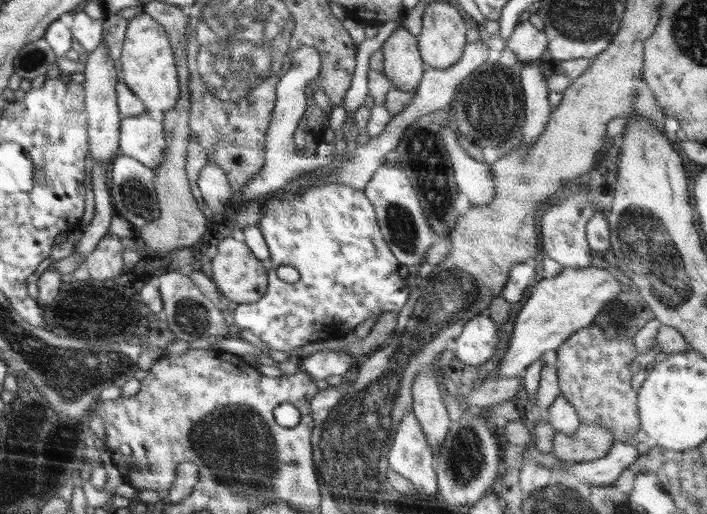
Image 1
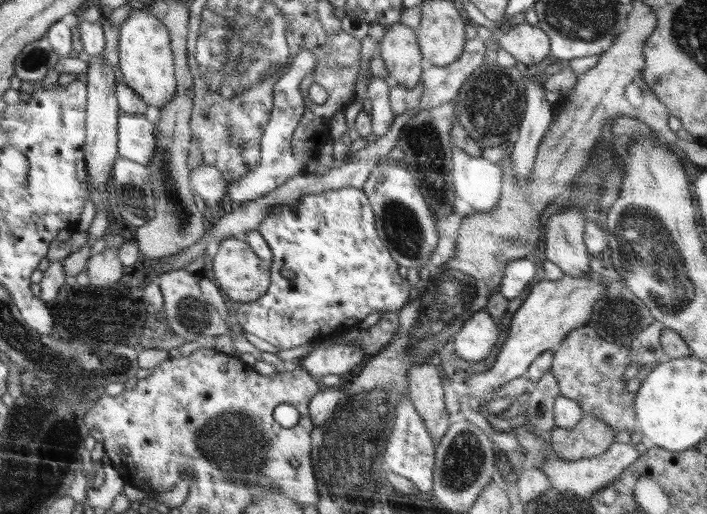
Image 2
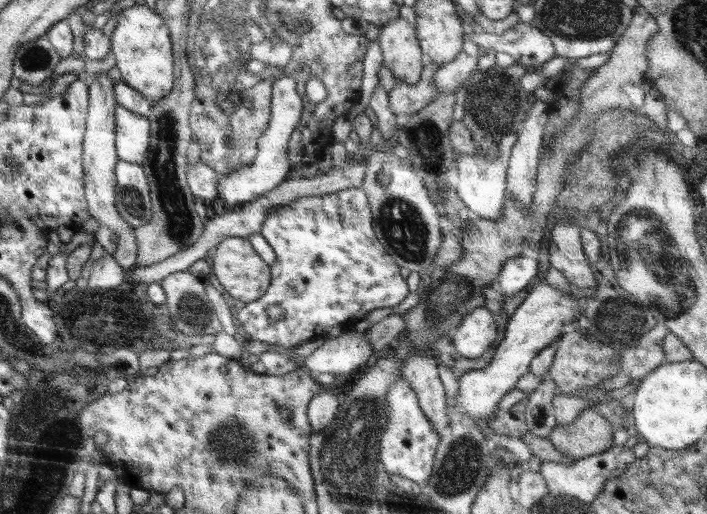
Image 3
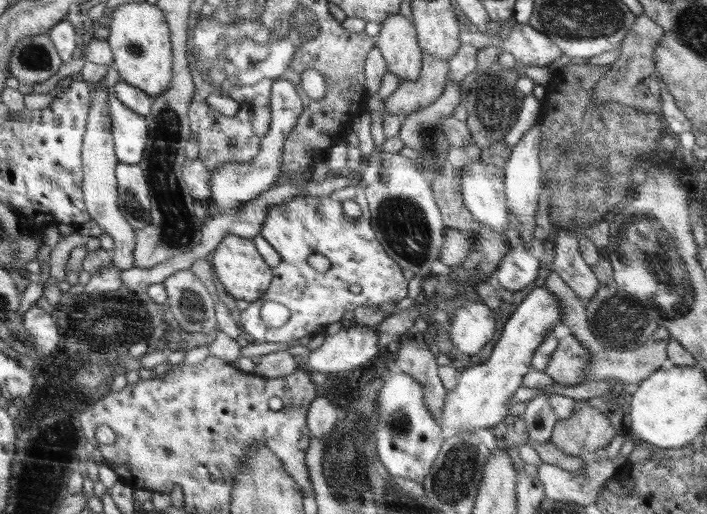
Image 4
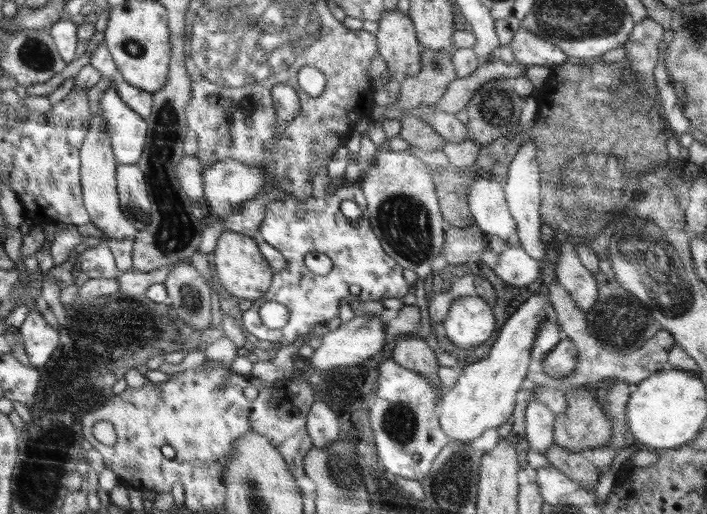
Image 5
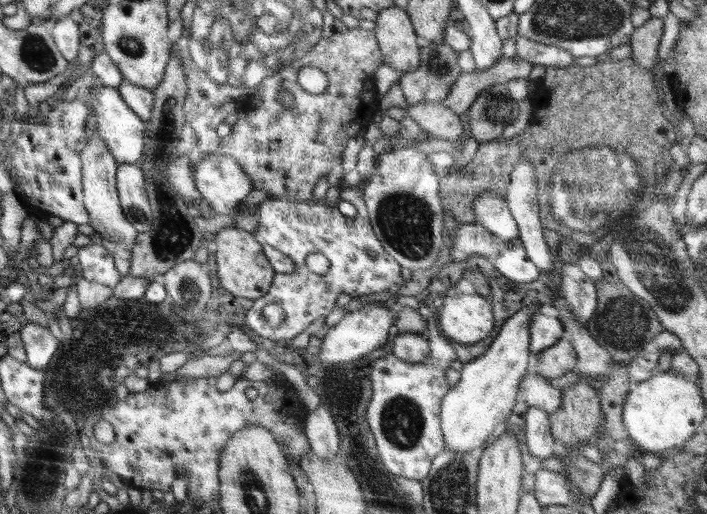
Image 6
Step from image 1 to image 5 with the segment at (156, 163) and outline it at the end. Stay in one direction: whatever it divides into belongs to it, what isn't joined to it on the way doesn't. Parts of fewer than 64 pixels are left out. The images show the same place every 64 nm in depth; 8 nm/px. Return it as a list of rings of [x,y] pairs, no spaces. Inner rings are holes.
[[[114,86],[104,91],[99,108],[107,122],[106,132],[111,138],[118,164],[137,164],[148,135],[146,118],[136,114],[136,111],[120,98]]]

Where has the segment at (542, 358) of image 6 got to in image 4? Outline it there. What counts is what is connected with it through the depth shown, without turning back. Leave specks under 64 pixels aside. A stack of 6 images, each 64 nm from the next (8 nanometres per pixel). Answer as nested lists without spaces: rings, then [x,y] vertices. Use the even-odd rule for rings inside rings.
[[[567,335],[557,344],[544,372],[554,383],[576,386],[582,383],[589,360],[591,356],[585,346],[574,335]]]

